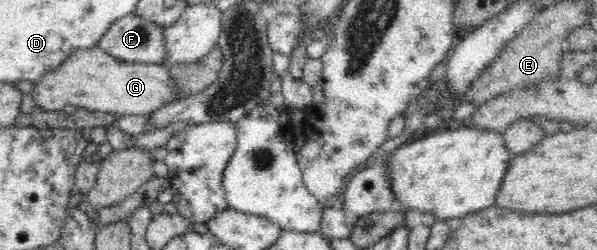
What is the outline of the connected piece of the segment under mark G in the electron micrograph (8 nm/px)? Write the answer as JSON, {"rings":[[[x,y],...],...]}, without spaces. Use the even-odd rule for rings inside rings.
{"rings":[[[98,45],[71,52],[58,67],[39,78],[31,93],[36,106],[42,108],[43,111],[63,110],[67,104],[73,104],[77,108],[81,107],[90,111],[106,112],[117,116],[151,116],[158,108],[179,100],[179,98],[176,98],[176,88],[174,88],[174,82],[170,79],[167,66],[121,61],[118,58],[110,57]]]}

